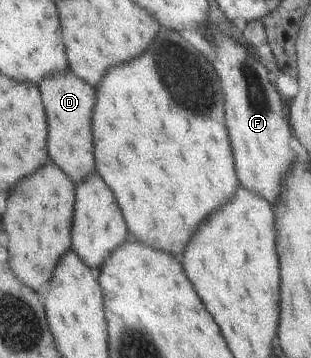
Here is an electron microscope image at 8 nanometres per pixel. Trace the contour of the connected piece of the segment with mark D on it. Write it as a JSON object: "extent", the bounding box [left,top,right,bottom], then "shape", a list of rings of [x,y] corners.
{"extent":[41,71,95,181],"shape":[[[71,71],[63,75],[51,75],[47,81],[41,81],[43,101],[47,101],[47,117],[51,117],[51,141],[47,141],[47,149],[51,149],[51,159],[57,165],[67,169],[67,175],[81,181],[93,171],[93,135],[91,135],[91,115],[95,107],[95,89],[85,81],[75,77]]]}

